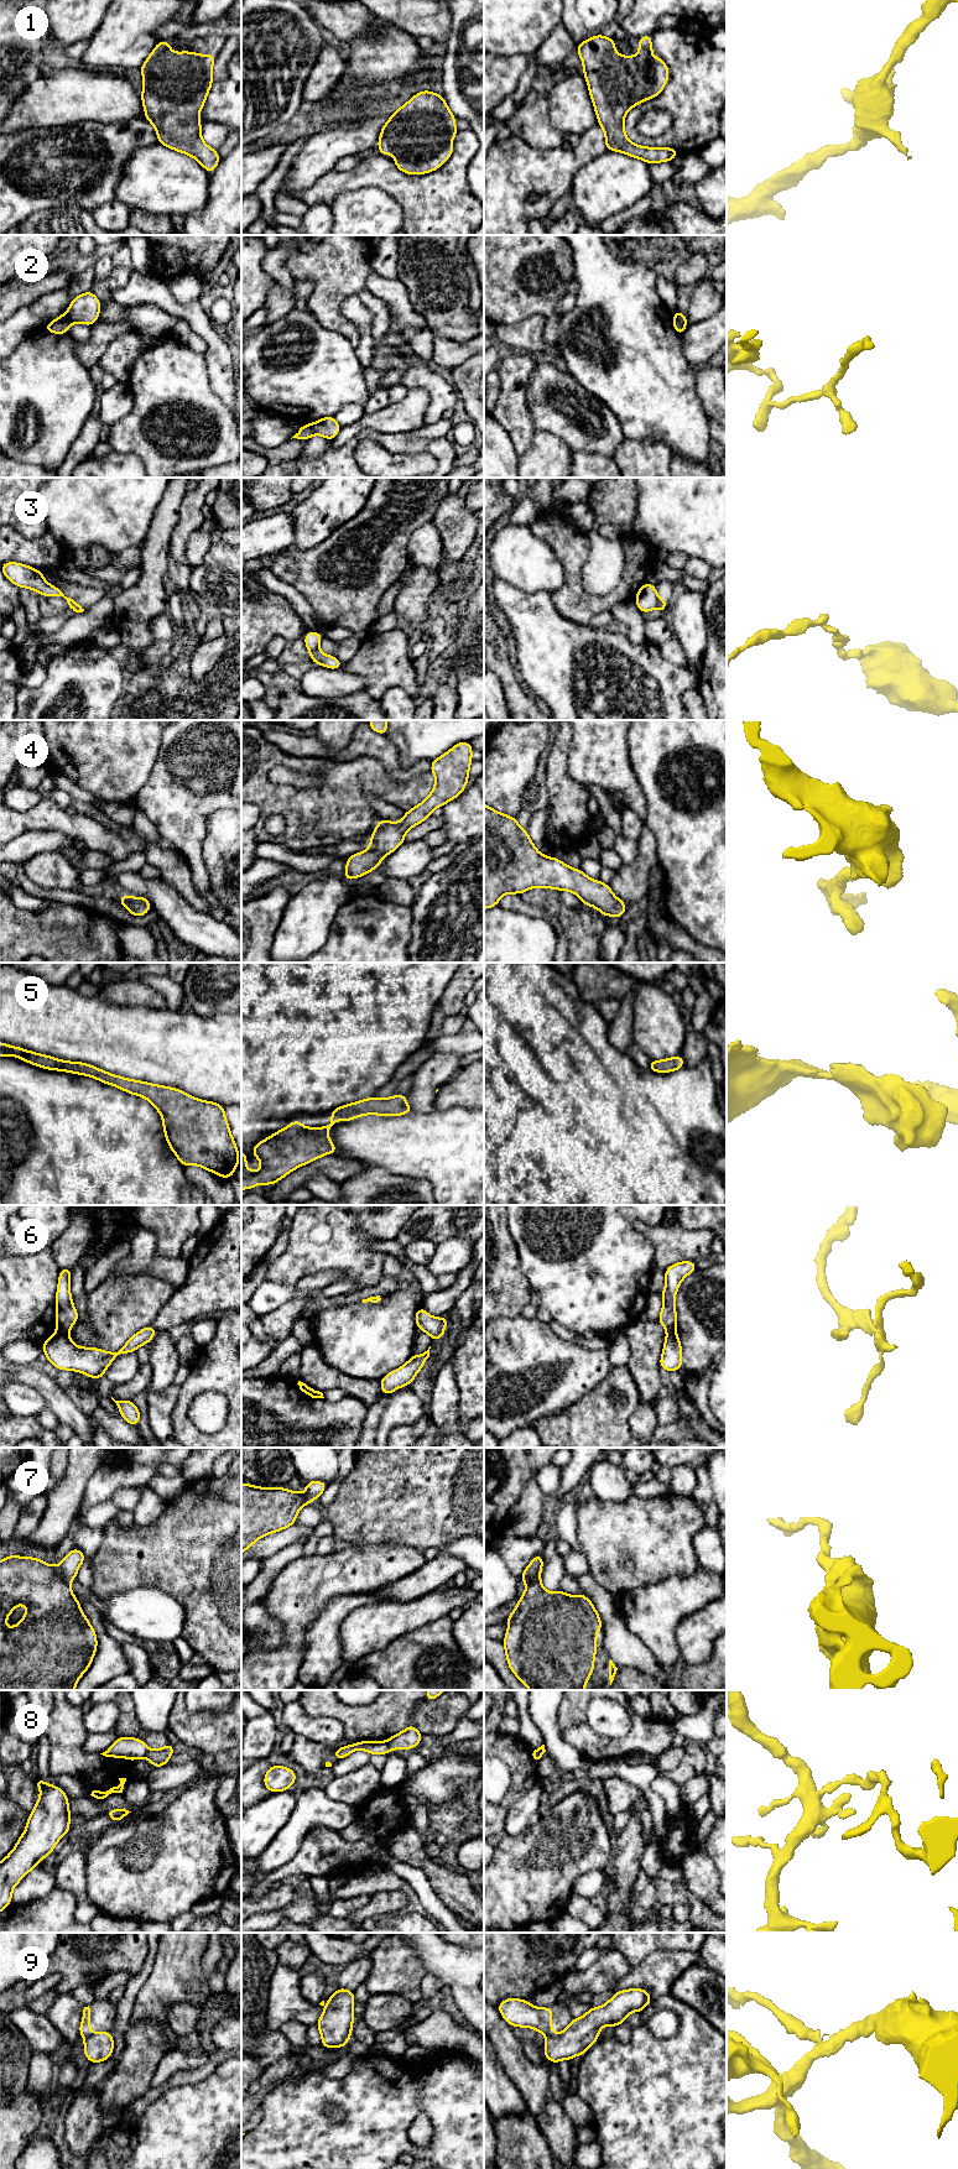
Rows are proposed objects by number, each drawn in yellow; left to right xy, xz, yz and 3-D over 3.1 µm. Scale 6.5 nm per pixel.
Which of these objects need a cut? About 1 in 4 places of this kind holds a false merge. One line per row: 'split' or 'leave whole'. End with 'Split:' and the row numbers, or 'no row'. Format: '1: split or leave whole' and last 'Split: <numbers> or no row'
1: leave whole
2: split
3: split
4: leave whole
5: leave whole
6: split
7: split
8: split
9: split
Split: 2, 3, 6, 7, 8, 9

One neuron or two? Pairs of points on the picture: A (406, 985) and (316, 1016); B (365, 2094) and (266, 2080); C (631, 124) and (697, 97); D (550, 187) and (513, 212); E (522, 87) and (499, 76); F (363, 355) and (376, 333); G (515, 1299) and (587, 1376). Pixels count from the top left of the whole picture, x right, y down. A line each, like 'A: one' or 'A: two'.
A: one
B: two
C: one
D: one
E: two
F: two
G: two

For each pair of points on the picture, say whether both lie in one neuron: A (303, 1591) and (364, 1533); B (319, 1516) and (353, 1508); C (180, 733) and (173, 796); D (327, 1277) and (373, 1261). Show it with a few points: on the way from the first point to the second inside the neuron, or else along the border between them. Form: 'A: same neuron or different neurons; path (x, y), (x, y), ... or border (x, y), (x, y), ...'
A: different neurons; border (380, 1542), (352, 1546)
B: different neurons; border (323, 1511), (326, 1517)
C: same neuron; path (181, 749), (181, 780)
D: different neurons; border (312, 1275), (319, 1271), (338, 1271), (342, 1277)

